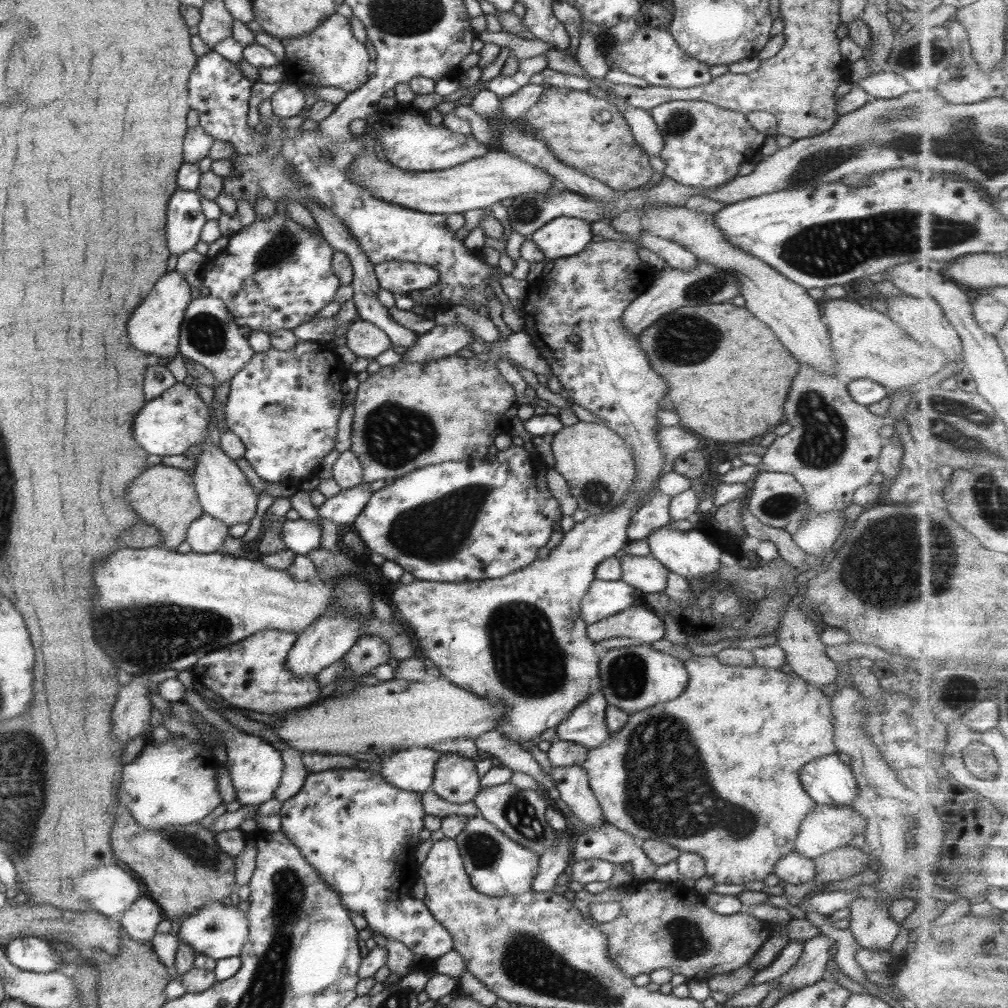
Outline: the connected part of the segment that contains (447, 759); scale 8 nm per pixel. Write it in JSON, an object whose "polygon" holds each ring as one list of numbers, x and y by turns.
{"polygon":[[441,753,435,763,430,789,440,800,451,804,472,802,479,792,479,779,475,764,469,758]]}

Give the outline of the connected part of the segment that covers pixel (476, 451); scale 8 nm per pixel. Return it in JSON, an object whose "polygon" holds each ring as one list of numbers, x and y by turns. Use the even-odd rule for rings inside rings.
{"polygon":[[449,355,443,358,435,359,426,363,399,362,389,366,383,366,377,373,371,373,363,381,358,382,357,393,353,402,354,415,350,430,350,451,355,454,362,468,362,483,370,483,374,480,384,480,387,483,396,478,401,478,404,474,422,466,434,465,440,462,461,462,467,459,483,458,489,452,489,446,493,444,493,438,499,434,505,434,510,431,511,420,516,419,517,409,520,404,515,400,515,392,503,376,497,370,494,363,490,360,482,362,473,356,470,358,459,357,458,355]]}

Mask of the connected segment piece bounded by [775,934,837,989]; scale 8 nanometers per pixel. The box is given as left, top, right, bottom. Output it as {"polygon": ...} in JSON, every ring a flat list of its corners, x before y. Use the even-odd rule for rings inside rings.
{"polygon":[[822,934,803,941,799,960,785,974,775,978,779,983,776,988,794,986,797,989,821,980,831,949,837,949,836,942]]}

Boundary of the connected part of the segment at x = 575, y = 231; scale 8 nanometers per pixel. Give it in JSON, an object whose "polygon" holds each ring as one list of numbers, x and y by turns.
{"polygon":[[557,217,534,230,528,238,541,251,546,262,574,256,592,236,591,223,580,218]]}

